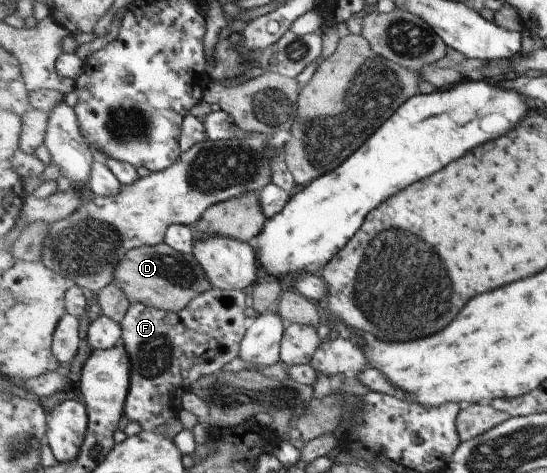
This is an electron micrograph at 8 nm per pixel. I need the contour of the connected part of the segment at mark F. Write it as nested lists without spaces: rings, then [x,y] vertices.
[[[212,288],[199,295],[186,309],[169,312],[142,302],[131,304],[124,321],[122,343],[128,350],[132,362],[131,391],[125,404],[124,416],[129,421],[136,421],[144,430],[154,430],[176,418],[183,409],[183,395],[190,385],[201,377],[219,372],[226,363],[241,355],[241,345],[247,335],[251,322],[246,317],[246,295],[241,290],[220,290]]]

